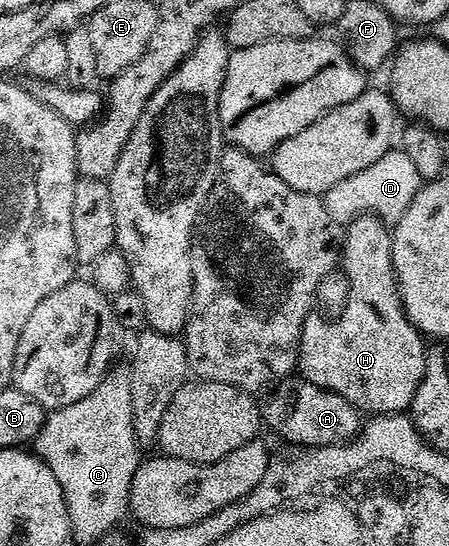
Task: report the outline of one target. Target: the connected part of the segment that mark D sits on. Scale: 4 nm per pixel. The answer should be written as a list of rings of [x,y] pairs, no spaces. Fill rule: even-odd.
[[[393,149],[377,165],[369,165],[365,173],[357,173],[357,177],[349,177],[349,181],[341,181],[325,196],[325,202],[329,213],[340,223],[350,224],[352,219],[361,215],[376,215],[388,225],[397,225],[405,213],[409,213],[409,205],[417,197],[419,190],[423,188],[425,181],[421,173],[413,166],[413,161],[405,157],[401,149]]]

